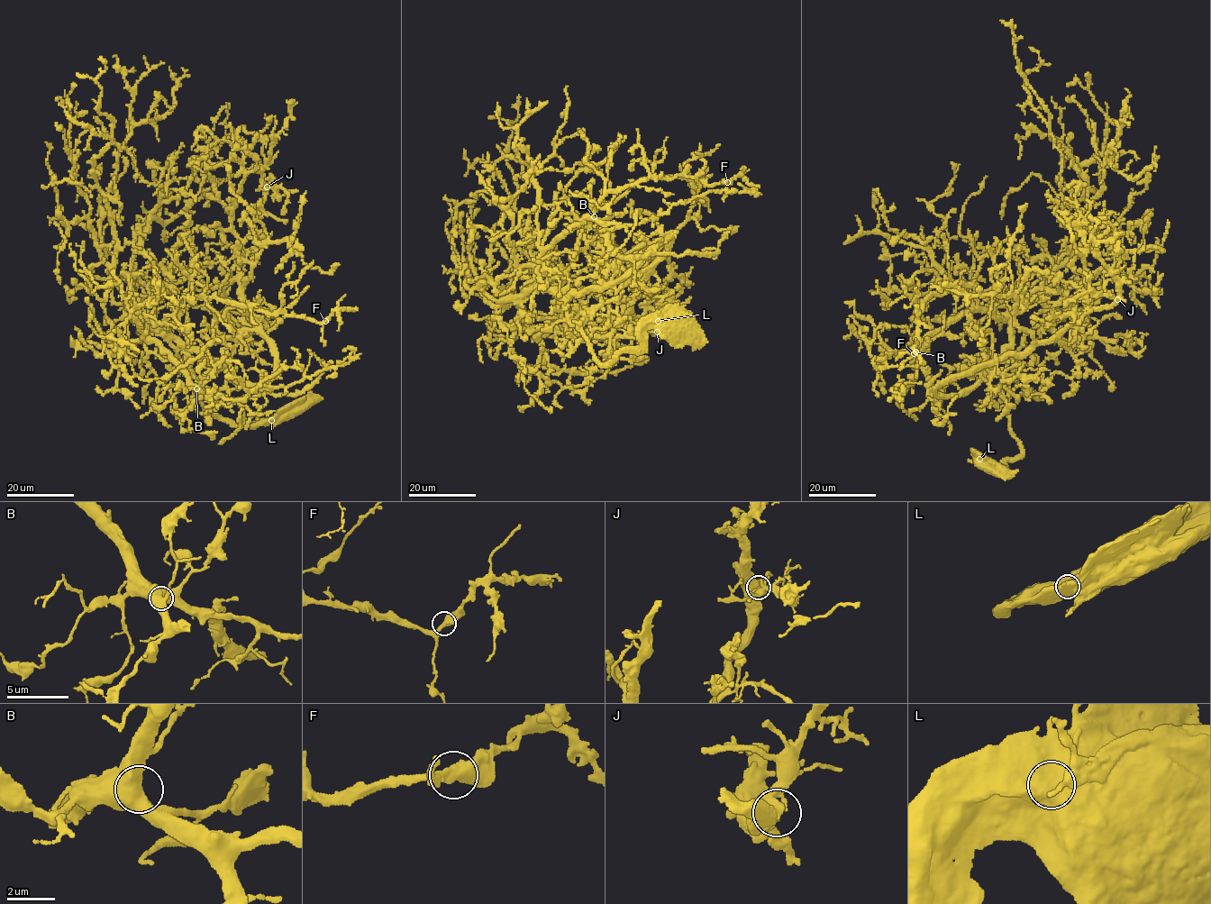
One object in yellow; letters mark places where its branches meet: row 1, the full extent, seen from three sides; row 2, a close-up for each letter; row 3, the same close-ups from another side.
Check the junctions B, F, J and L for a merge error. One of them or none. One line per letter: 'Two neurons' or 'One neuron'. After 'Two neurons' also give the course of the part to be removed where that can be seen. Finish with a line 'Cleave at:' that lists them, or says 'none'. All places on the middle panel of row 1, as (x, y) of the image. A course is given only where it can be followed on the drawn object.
B: One neuron
F: One neuron
J: One neuron
L: One neuron
Cleave at: none

